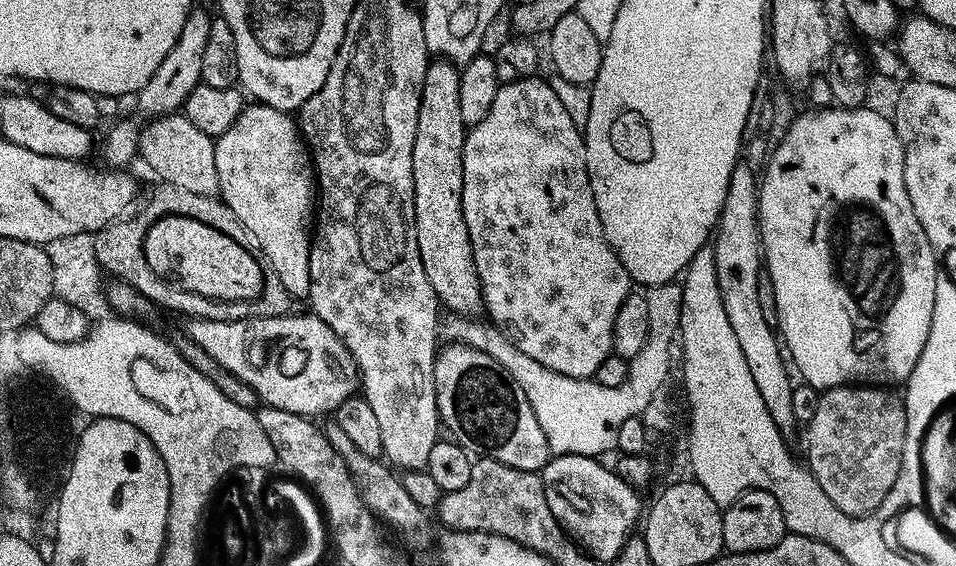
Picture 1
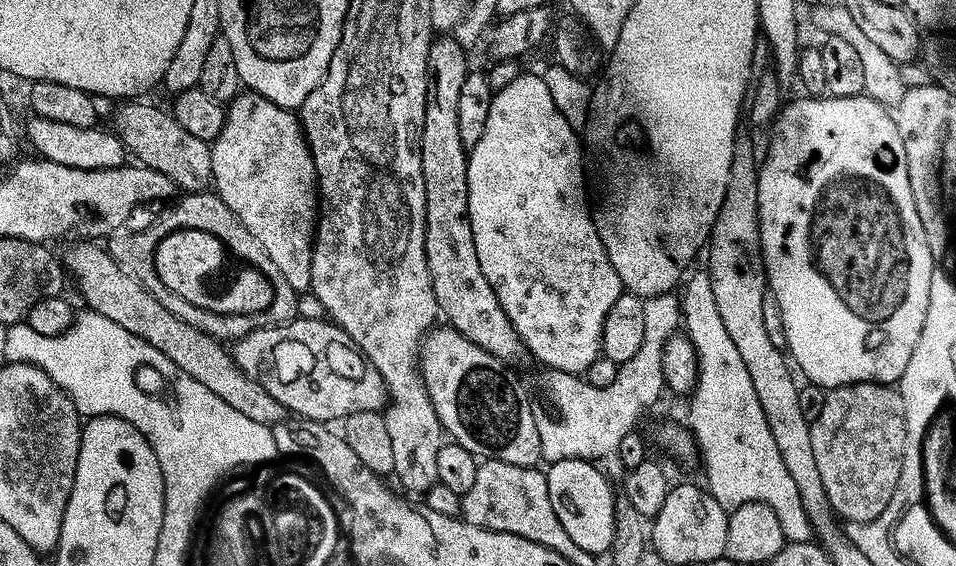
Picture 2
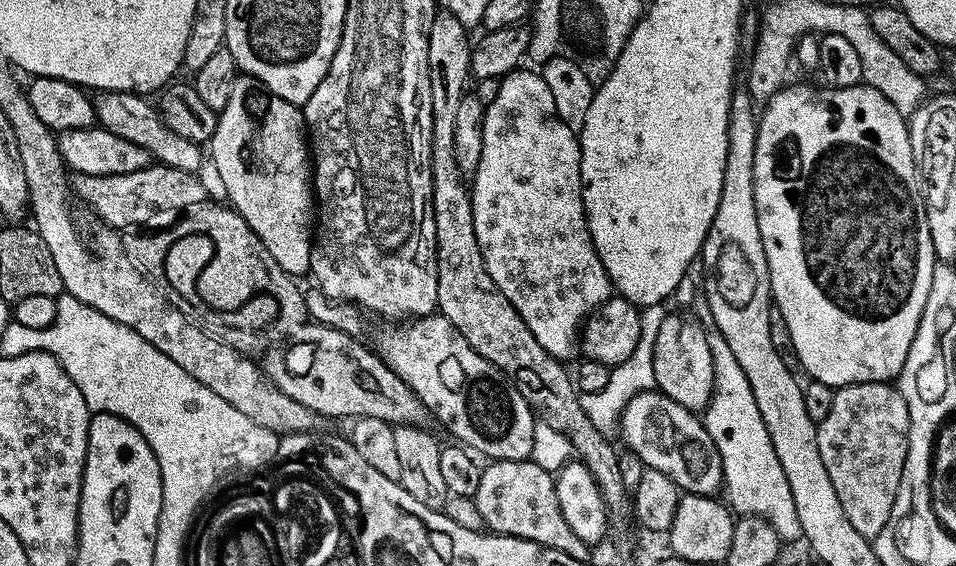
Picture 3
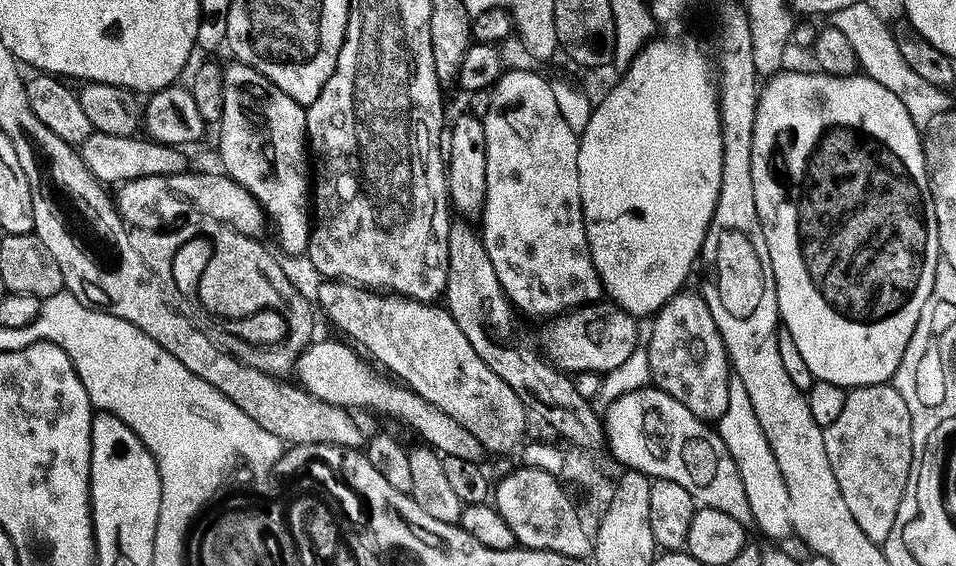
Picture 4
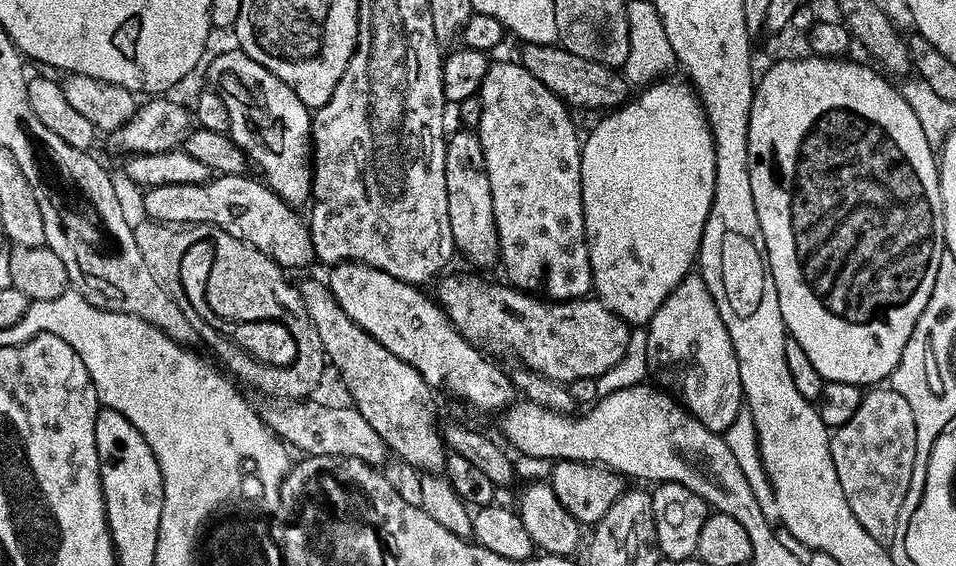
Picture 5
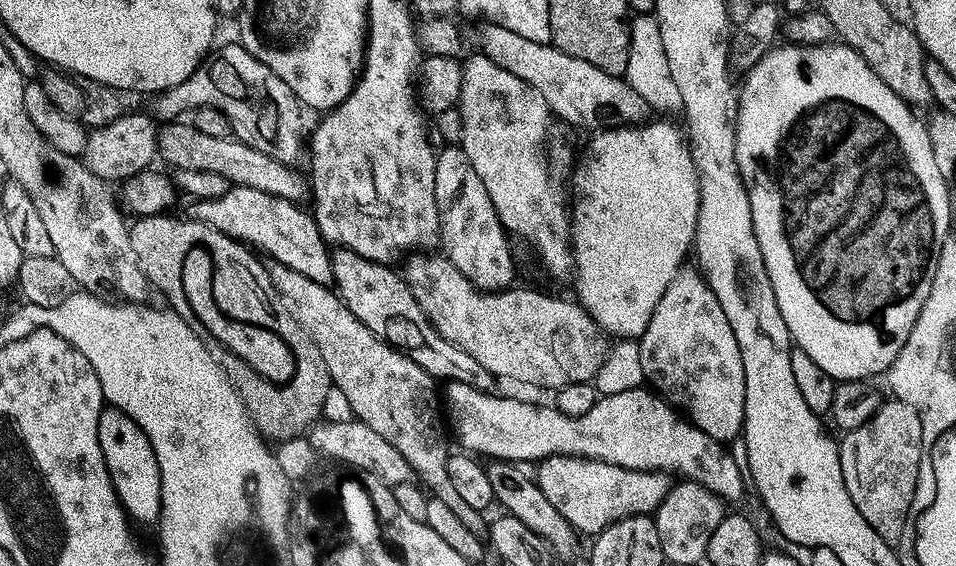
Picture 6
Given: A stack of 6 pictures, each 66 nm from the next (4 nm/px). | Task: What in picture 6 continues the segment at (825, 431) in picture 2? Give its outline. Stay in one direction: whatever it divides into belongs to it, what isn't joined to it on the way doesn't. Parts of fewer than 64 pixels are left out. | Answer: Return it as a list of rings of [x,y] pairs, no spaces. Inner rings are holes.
[[[888,398],[880,409],[862,426],[844,432],[839,441],[842,478],[858,514],[870,522],[874,534],[882,542],[896,546],[902,538],[902,530],[908,522],[909,508],[919,476],[921,454],[922,422],[918,414],[906,402]]]

